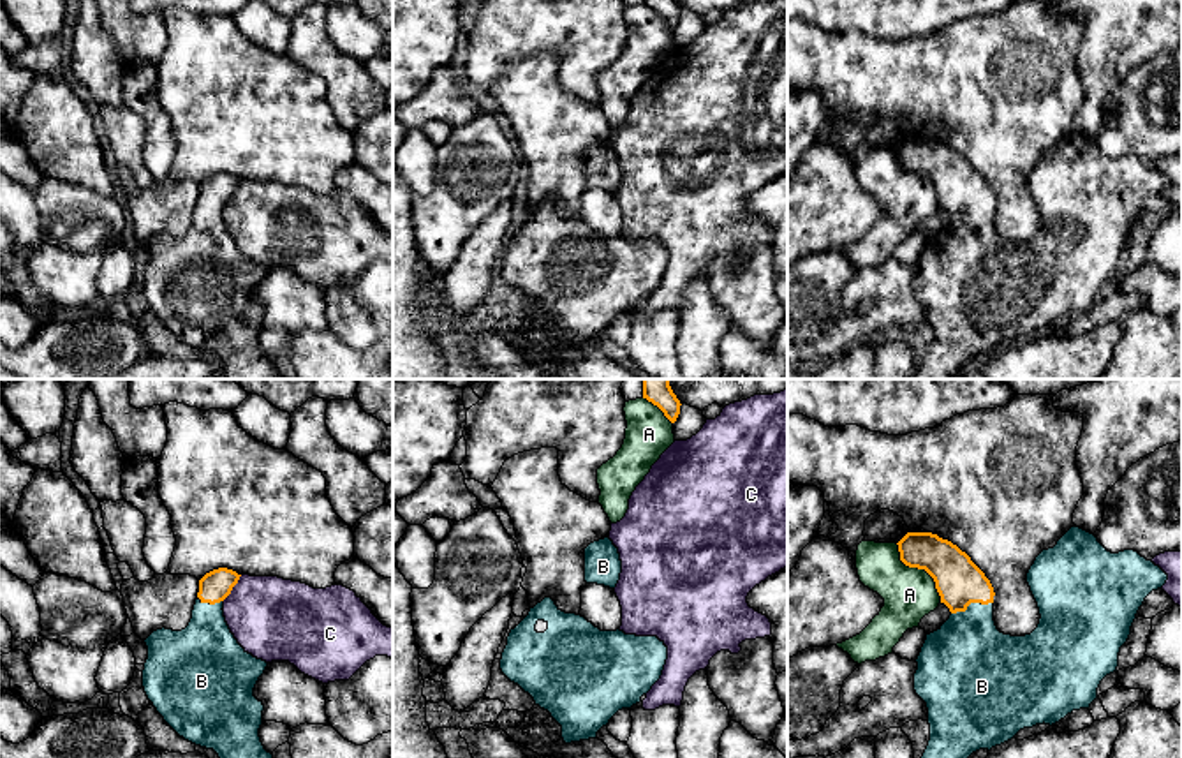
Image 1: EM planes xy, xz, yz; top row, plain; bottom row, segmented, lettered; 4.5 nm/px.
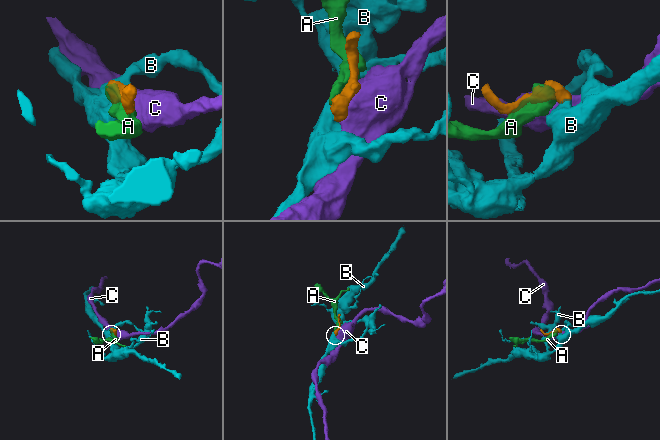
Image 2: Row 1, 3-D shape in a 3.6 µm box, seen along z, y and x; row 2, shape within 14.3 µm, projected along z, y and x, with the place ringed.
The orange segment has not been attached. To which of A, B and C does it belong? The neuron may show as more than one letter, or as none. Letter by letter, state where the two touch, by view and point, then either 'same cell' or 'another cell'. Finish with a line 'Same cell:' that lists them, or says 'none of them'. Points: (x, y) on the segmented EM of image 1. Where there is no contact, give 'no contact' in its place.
A: yz (920, 568) | another cell
B: yz (971, 601) | same cell
C: xy (233, 586) | another cell
Same cell: B

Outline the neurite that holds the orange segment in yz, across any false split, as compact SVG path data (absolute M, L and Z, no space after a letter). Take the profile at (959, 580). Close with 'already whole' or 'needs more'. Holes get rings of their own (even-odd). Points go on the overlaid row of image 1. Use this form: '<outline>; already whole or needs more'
M1071 527L1053 548L1043 550L1027 573L1027 583L1039 608L1038 628L1025 636L1004 635L994 621L994 587L985 573L957 545L932 532L907 532L898 543L900 561L925 569L951 615L927 635L916 659L914 691L927 703L930 740L921 758L969 758L979 749L1001 746L1023 728L1055 725L1073 710L1089 709L1101 680L1117 672L1120 647L1131 635L1145 598L1161 589L1168 575L1134 550L1108 552L1094 534Z; needs more

